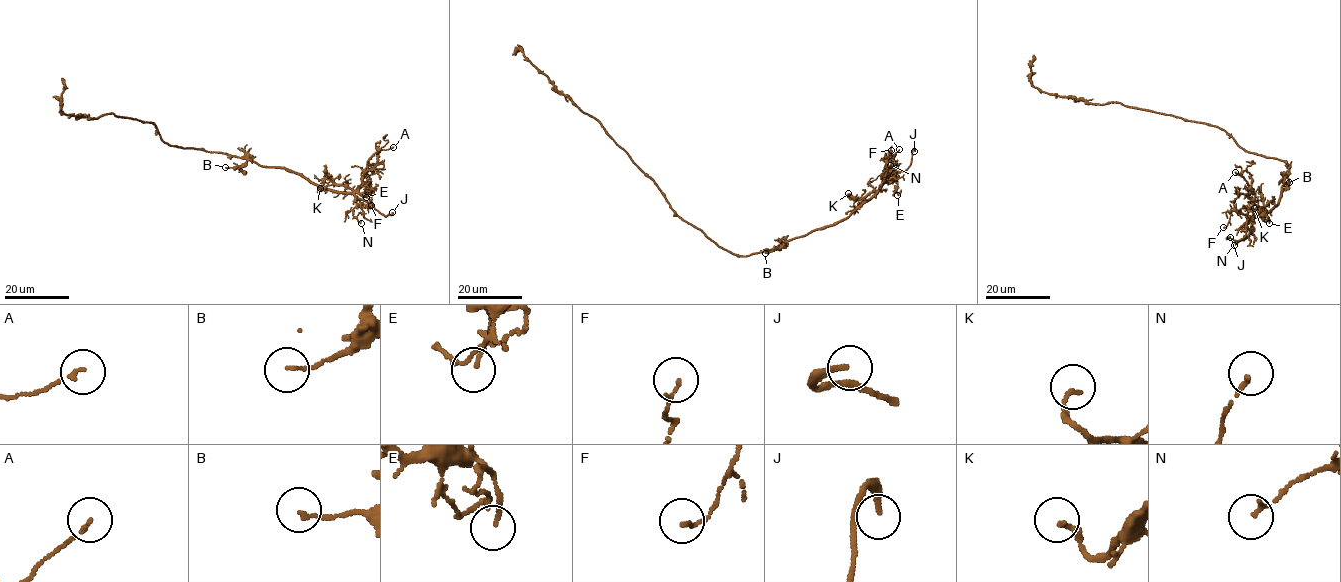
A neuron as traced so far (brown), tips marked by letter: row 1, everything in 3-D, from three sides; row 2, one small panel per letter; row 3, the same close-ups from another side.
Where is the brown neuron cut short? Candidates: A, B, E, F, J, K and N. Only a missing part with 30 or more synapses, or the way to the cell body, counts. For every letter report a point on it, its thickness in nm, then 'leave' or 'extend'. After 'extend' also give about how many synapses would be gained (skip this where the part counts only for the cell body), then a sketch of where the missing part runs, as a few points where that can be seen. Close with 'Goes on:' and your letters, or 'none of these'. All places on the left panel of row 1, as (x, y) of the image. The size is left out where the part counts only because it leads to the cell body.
A: place (393, 147); calibre 110 nm; leave
B: place (225, 167); calibre 130 nm; leave
E: place (366, 197); calibre 100 nm; leave
F: place (371, 205); calibre 110 nm; leave
J: place (392, 212); calibre 190 nm; extend; course (392, 212), (386, 211), (384, 206), (380, 212), (406, 213), (411, 216), (409, 220)
K: place (320, 188); calibre 150 nm; leave
N: place (361, 223); calibre 130 nm; leave
Goes on: J

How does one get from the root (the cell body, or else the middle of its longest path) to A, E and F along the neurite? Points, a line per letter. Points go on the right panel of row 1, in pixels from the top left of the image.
A: (1251, 153), (1276, 158), (1289, 165), (1281, 195), (1272, 210), (1256, 215), (1248, 195), (1249, 185), (1235, 172)
E: (1251, 153), (1289, 165), (1281, 195), (1272, 210), (1256, 215), (1251, 208), (1248, 211), (1267, 215), (1269, 223)
F: (1251, 153), (1289, 165), (1281, 195), (1264, 214), (1248, 216), (1231, 211), (1223, 227)

